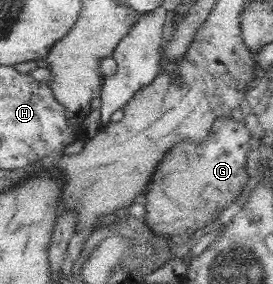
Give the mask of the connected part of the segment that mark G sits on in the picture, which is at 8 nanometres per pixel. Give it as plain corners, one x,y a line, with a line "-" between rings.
231,117
219,118
211,124
207,137
201,143
189,139
179,141
163,156
157,164
153,176
147,182
145,193
140,200
144,207
144,222
159,236
168,236
174,245
185,243
189,237
209,225
216,219
217,213
238,197
249,179
245,171
245,157
250,148
250,135
243,122
234,121

